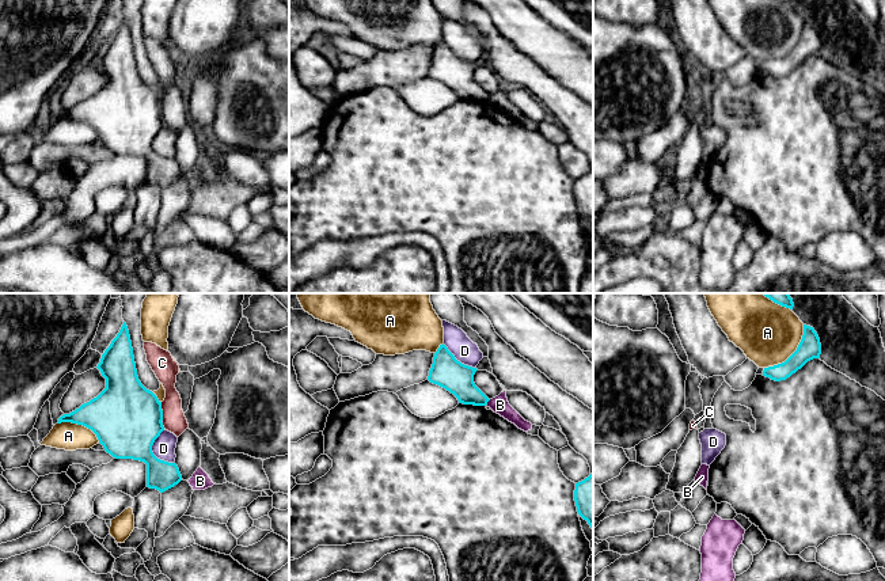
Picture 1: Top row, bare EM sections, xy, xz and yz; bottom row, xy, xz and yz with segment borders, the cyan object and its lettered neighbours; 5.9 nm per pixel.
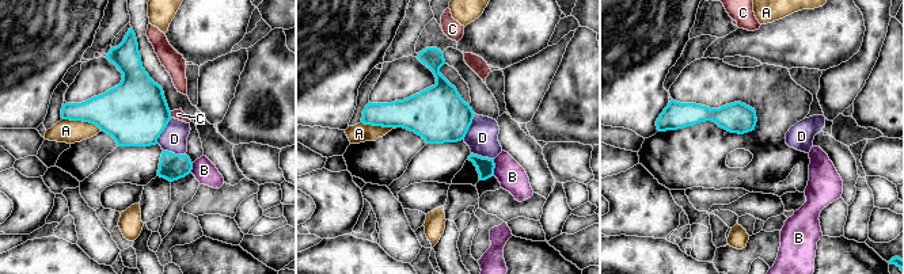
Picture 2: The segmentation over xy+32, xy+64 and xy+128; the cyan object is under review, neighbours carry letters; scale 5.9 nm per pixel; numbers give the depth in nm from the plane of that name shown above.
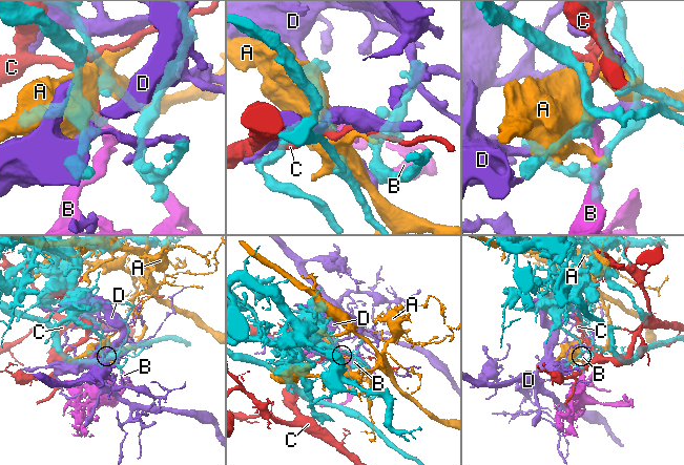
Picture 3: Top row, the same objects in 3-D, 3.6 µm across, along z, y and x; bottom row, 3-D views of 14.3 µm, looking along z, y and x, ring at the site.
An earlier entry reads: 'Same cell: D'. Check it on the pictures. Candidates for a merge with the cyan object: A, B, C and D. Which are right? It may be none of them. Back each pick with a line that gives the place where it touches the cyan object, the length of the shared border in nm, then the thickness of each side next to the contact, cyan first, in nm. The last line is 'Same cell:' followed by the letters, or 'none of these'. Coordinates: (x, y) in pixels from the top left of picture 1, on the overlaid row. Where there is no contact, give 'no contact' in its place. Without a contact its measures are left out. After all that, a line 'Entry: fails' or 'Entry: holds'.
Same cell: none of these
Entry: fails

